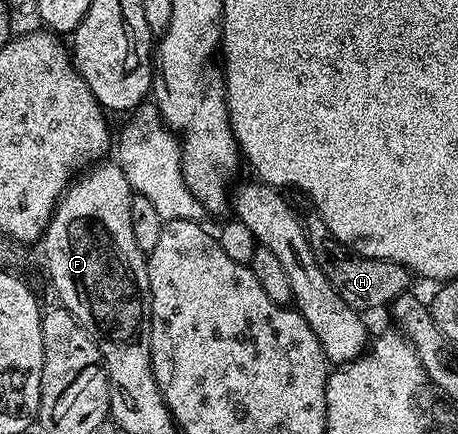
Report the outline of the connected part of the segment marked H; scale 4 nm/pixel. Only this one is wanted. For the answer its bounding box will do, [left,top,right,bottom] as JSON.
[305,215,413,311]

